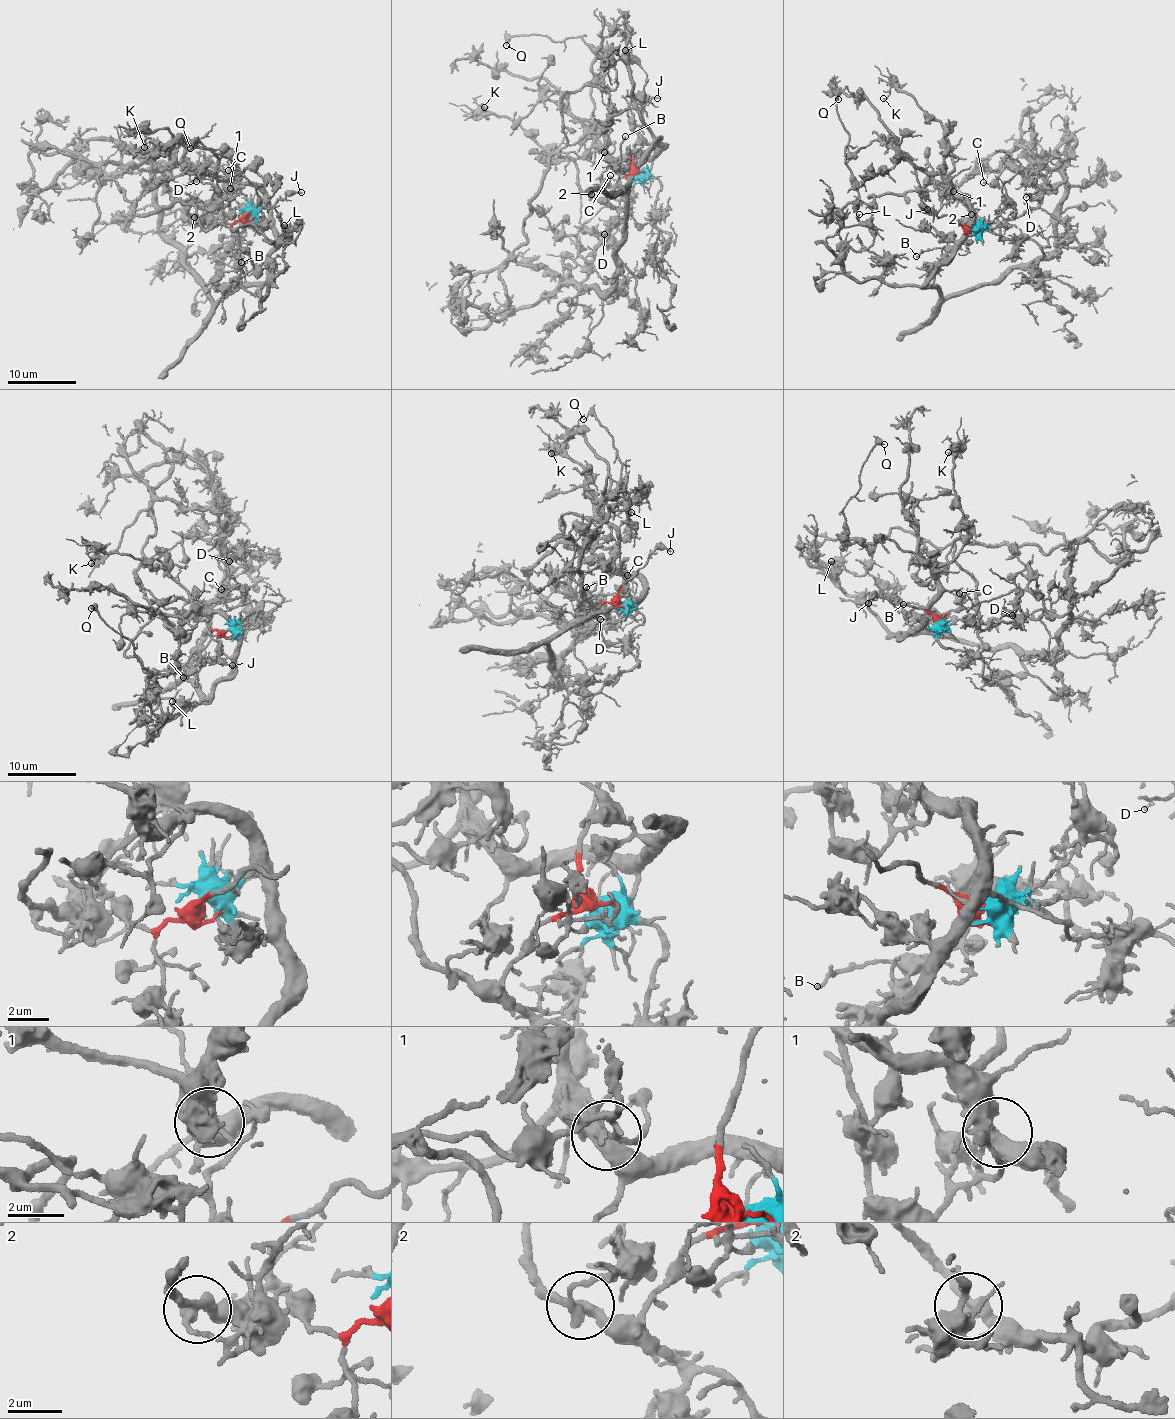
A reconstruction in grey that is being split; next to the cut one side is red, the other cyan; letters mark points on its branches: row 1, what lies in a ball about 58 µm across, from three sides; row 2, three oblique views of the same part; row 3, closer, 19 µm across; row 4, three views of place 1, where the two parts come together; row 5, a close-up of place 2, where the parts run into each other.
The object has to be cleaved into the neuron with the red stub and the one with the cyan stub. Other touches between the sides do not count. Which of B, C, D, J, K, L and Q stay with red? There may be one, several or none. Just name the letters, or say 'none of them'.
B, C, D, J, Q

